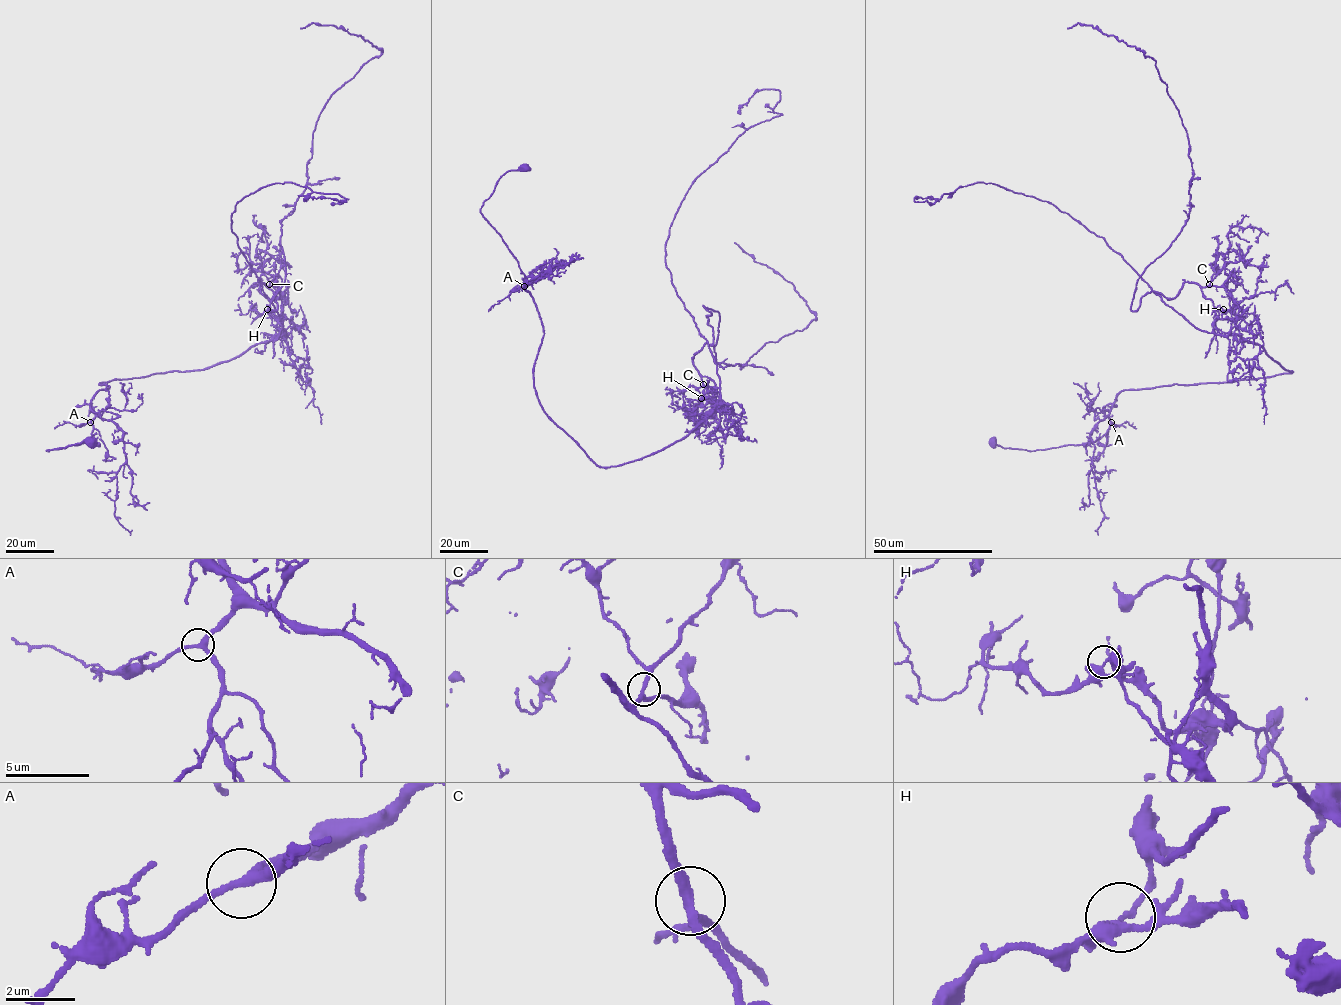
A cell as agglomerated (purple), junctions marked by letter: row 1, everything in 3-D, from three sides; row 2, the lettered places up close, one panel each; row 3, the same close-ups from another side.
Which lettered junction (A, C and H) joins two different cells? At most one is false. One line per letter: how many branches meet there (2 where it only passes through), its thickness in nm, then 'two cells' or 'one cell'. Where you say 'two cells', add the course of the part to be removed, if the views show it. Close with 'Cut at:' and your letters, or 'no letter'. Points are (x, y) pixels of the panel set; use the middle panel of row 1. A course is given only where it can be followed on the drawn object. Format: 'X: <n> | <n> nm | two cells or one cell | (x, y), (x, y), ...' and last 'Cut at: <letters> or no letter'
A: 3 | 240 nm | one cell
C: 3 | 260 nm | one cell
H: 3 | 240 nm | two cells | (701, 398), (719, 399), (692, 360), (713, 342), (703, 306), (715, 361), (740, 368), (815, 318), (734, 242)
Cut at: H

